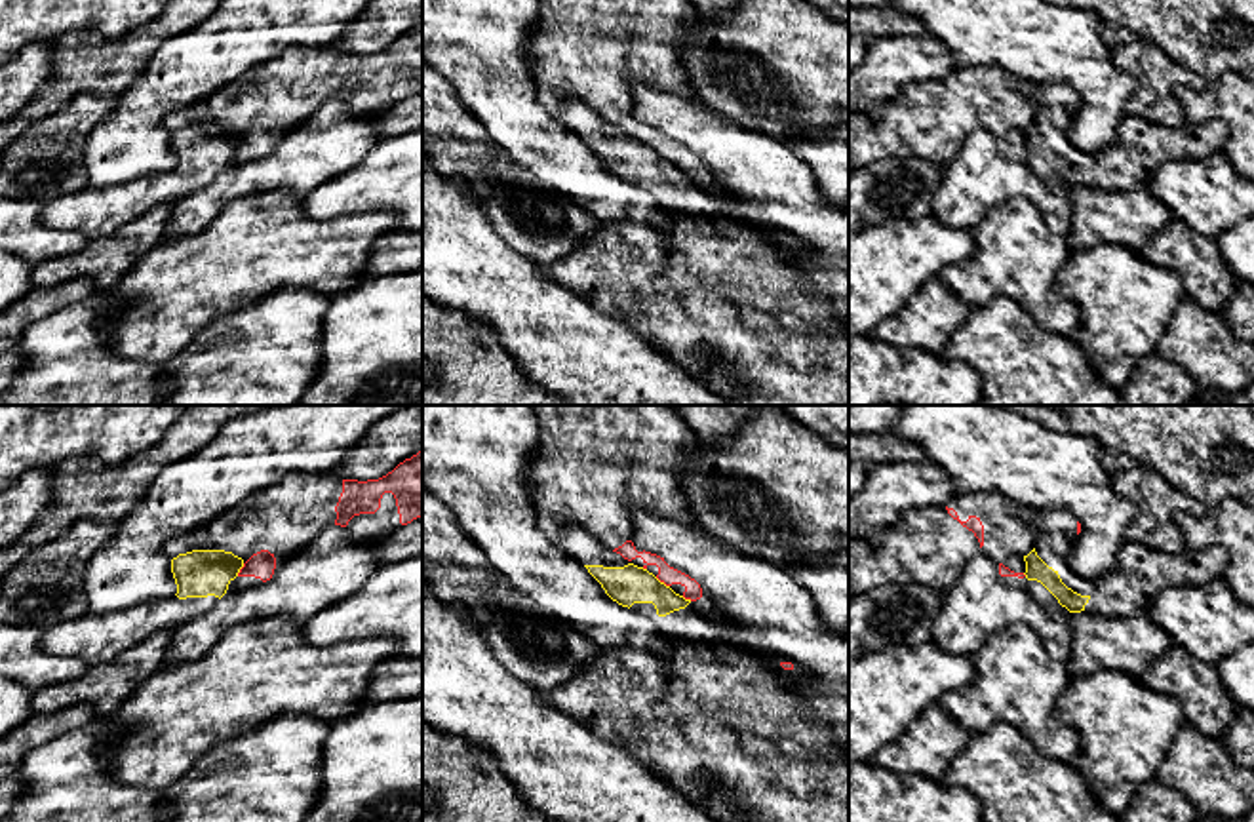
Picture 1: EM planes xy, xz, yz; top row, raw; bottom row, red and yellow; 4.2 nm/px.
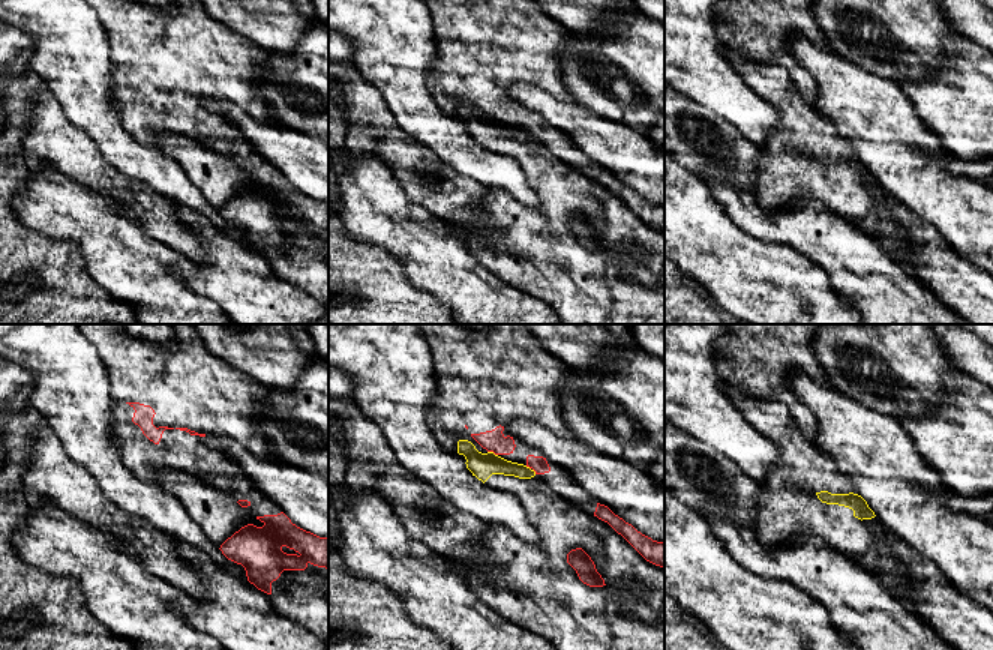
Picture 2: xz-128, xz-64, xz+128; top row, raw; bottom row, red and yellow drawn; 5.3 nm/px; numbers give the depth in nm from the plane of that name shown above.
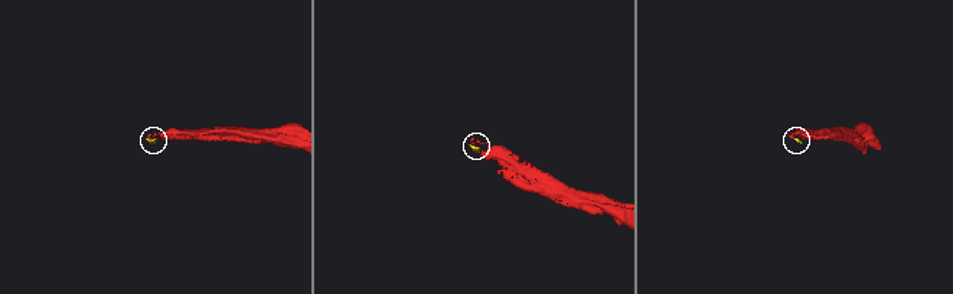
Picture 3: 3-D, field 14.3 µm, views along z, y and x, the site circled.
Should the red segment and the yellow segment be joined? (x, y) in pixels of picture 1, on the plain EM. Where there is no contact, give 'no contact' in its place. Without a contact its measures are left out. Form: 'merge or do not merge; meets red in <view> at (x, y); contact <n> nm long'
do not merge; meets red in xz at (663, 155); contact 80 nm long

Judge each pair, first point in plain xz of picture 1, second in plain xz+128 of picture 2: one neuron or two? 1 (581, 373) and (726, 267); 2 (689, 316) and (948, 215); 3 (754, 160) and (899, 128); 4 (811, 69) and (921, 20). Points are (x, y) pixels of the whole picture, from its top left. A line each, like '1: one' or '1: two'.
1: one
2: two
3: one
4: one

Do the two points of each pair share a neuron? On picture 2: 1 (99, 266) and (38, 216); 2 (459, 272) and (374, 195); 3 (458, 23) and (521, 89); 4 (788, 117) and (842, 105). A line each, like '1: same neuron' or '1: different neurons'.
1: same neuron
2: same neuron
3: different neurons
4: different neurons

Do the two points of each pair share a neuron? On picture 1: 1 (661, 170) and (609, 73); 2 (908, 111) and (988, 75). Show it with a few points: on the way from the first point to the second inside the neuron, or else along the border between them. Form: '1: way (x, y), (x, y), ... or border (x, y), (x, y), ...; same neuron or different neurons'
1: border (573, 97), (611, 124); different neurons
2: way (927, 111), (946, 111), (969, 94); same neuron

